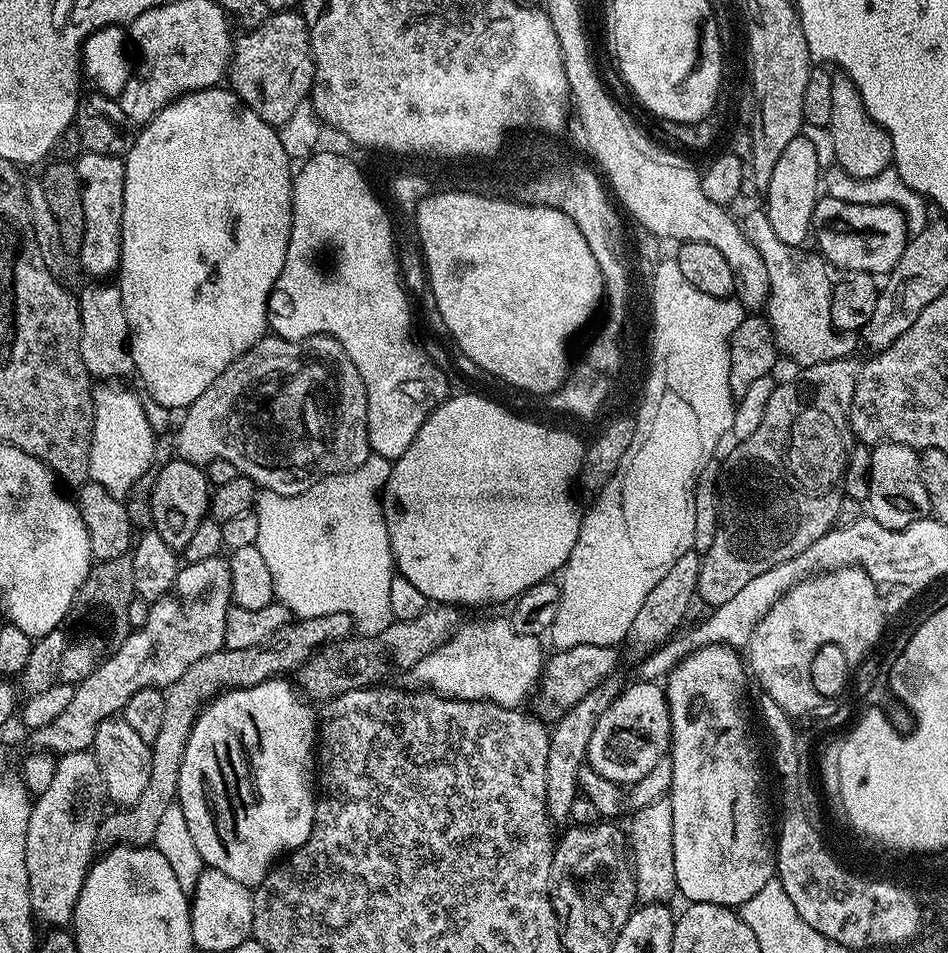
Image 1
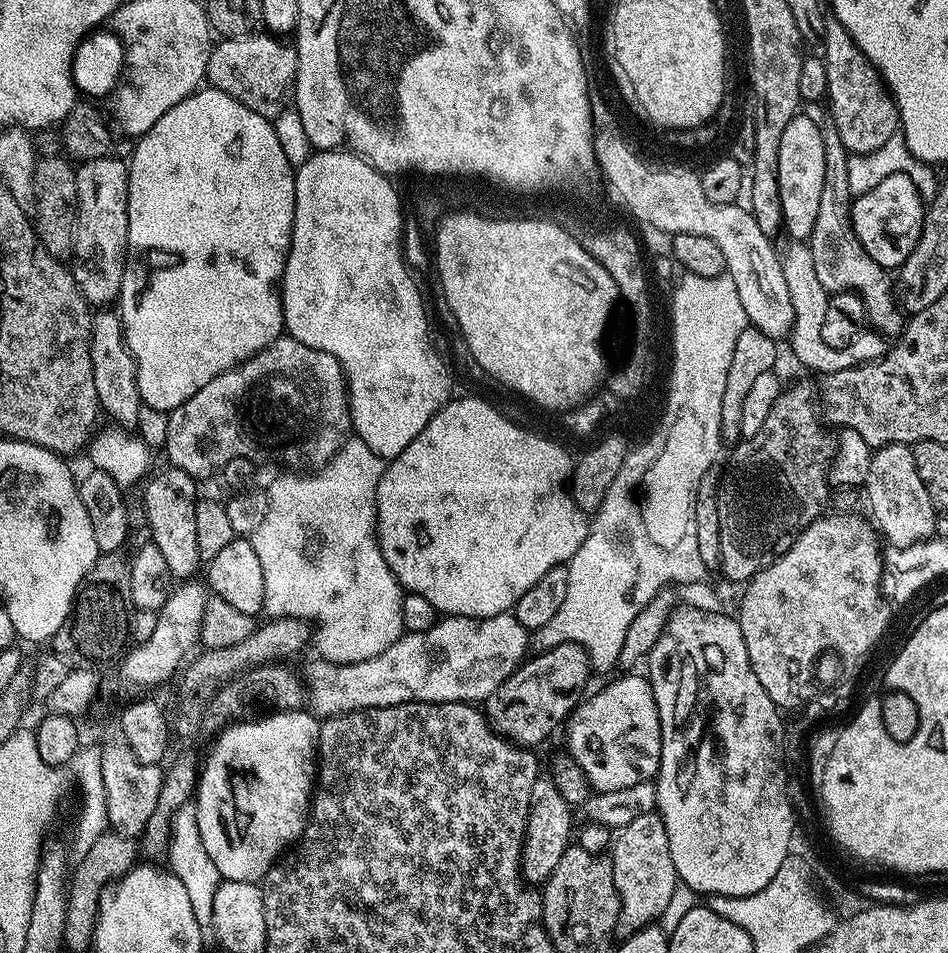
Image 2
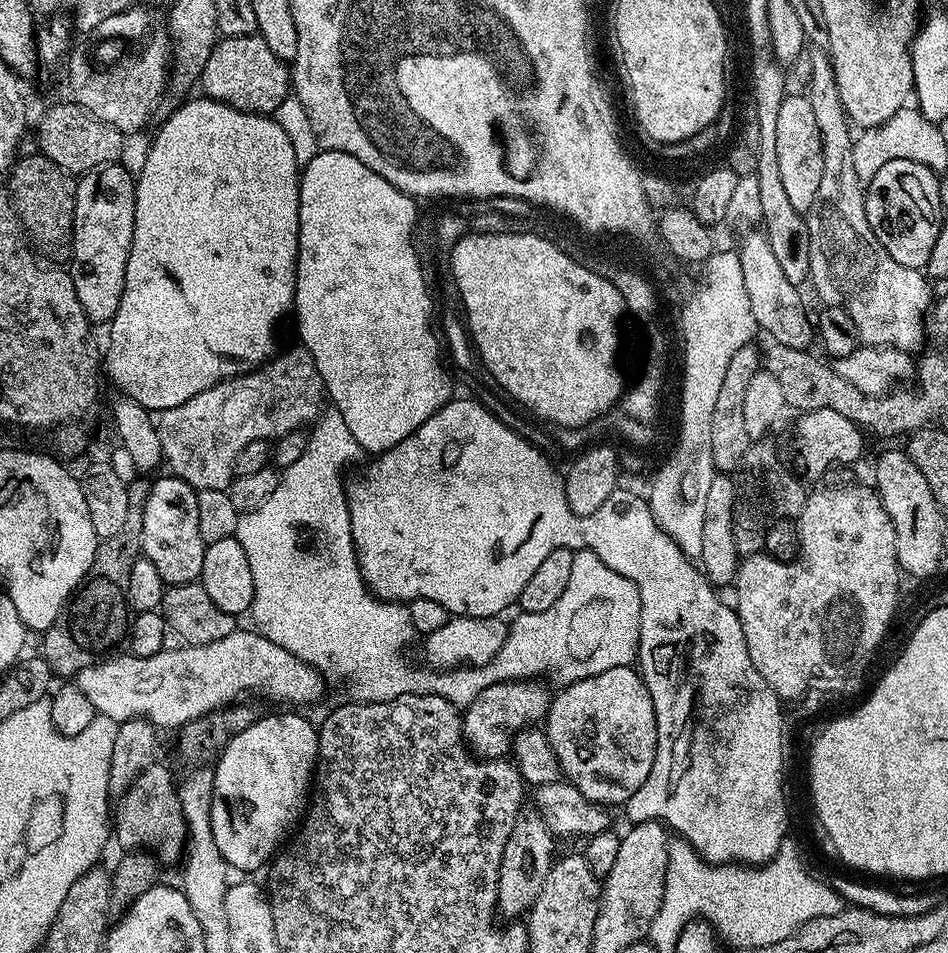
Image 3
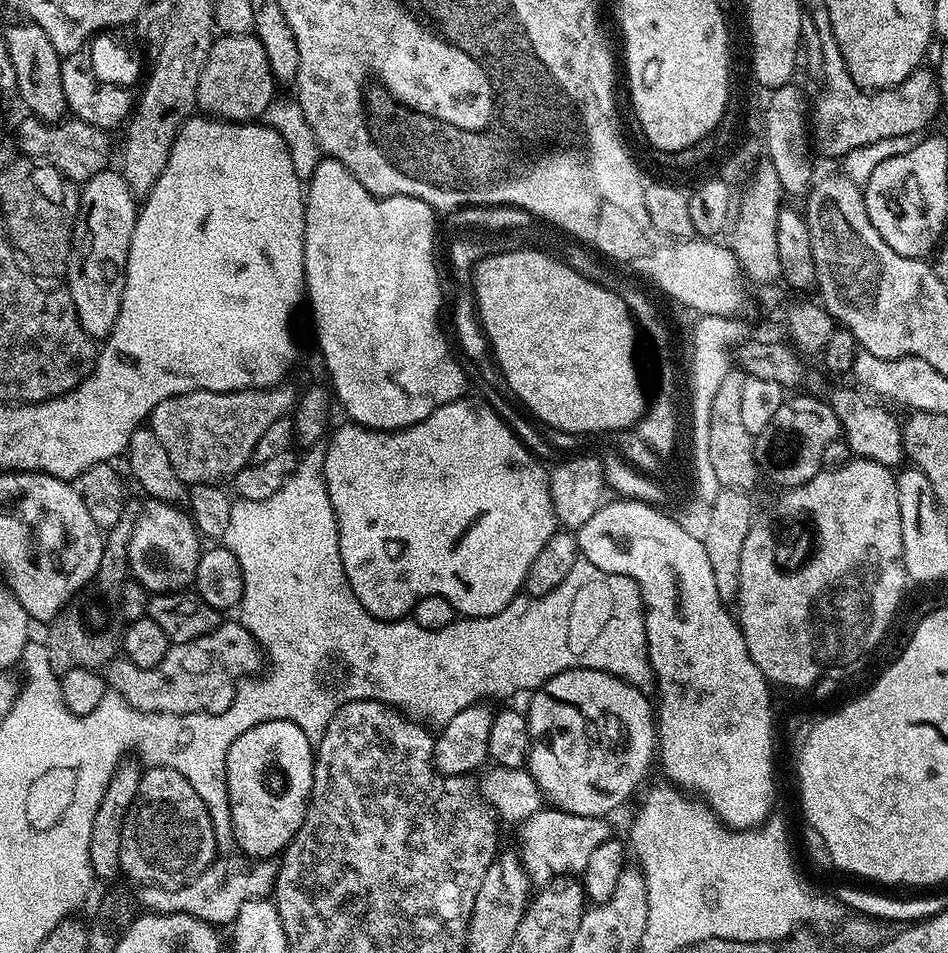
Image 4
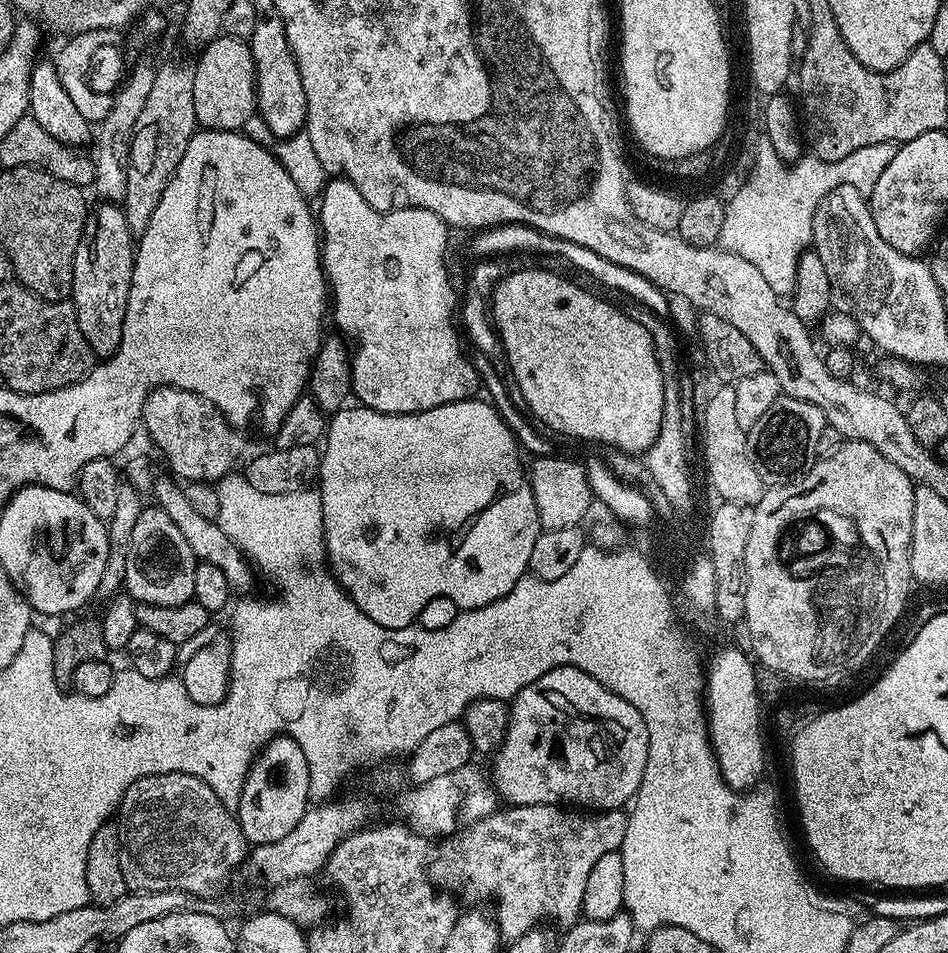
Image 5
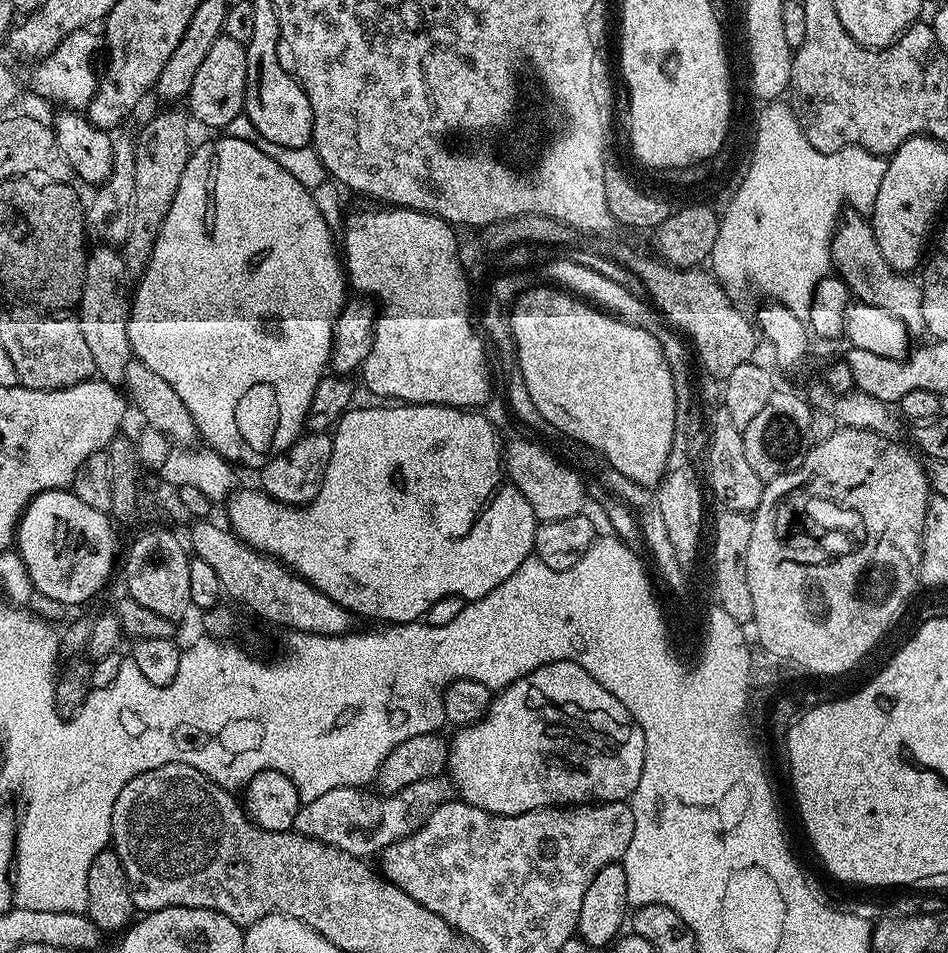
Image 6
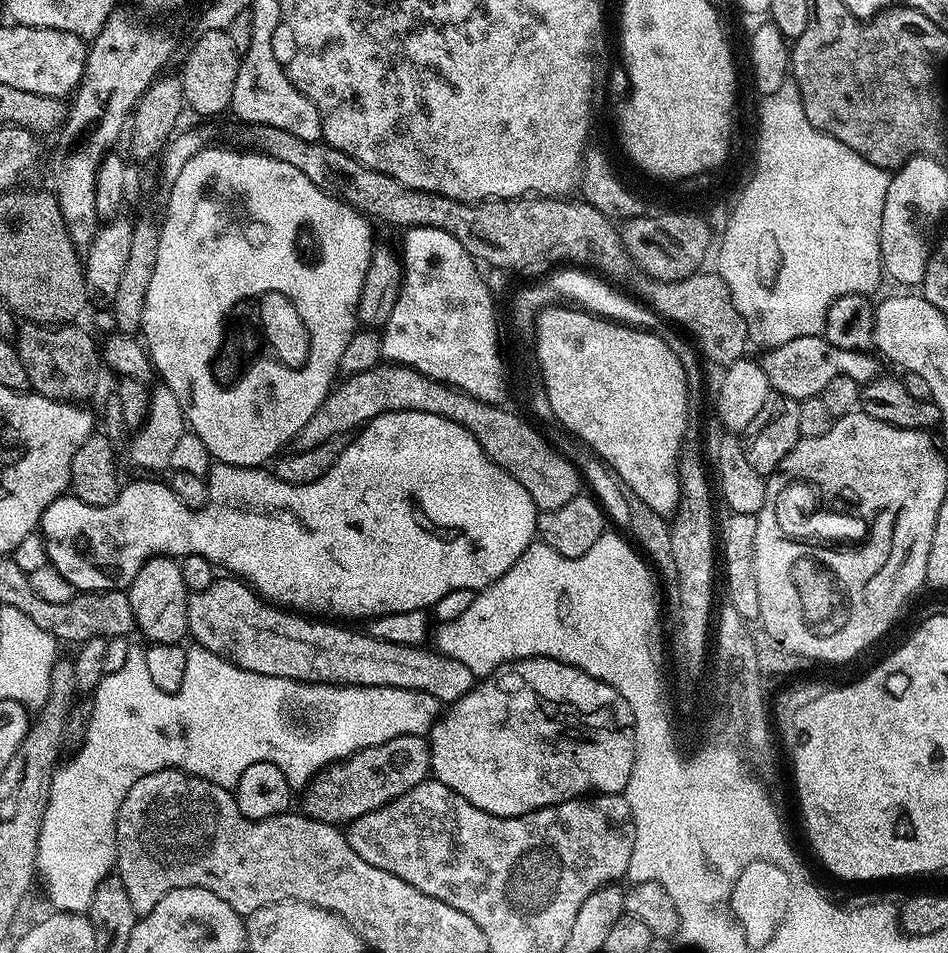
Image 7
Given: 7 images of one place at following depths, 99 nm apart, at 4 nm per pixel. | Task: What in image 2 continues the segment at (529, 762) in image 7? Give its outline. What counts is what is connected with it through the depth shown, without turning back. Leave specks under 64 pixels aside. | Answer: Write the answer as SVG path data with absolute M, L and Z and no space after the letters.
M620 674L592 697L581 699L566 721L567 755L582 766L589 785L597 793L625 789L651 781L660 768L662 730L654 690L647 675Z

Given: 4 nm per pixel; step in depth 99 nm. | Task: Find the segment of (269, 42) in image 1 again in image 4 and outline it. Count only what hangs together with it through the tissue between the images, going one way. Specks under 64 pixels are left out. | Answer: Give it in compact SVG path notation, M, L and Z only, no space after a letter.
M221 35L213 39L206 66L202 66L196 91L196 108L218 120L256 122L274 103L275 96L272 95L276 88L278 82L270 70L270 62L266 62L266 50L262 50L262 42L256 35Z

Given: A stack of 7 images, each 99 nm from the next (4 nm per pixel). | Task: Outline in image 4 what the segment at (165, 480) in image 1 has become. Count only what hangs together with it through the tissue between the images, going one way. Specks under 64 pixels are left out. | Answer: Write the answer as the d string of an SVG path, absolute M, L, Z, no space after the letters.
M149 499L147 503L141 507L138 522L134 522L134 530L130 534L128 571L131 579L138 581L149 594L183 592L191 589L202 551L202 537L196 530L196 524L192 521L191 515L179 503L168 503L165 500L156 499Z

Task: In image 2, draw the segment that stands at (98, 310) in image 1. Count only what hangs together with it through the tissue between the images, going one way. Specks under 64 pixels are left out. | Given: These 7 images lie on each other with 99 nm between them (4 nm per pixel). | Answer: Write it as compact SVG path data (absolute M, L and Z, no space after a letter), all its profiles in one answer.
M100 310L93 315L92 333L90 334L90 362L94 365L94 390L98 390L101 413L105 417L108 415L112 419L109 421L115 422L119 427L135 429L135 424L140 420L142 401L136 381L136 359L132 357L128 345L124 342L124 327L120 324L119 311Z

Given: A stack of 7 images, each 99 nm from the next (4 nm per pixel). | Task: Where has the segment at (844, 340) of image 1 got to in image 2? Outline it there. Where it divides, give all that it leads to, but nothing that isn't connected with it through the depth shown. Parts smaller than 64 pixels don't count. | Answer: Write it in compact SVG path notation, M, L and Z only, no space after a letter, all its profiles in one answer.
M788 242L784 252L782 248L782 274L786 274L786 287L790 290L790 302L794 304L794 322L790 333L792 352L796 360L804 368L809 368L815 374L827 374L853 368L859 364L868 364L871 360L880 360L887 354L889 341L875 330L861 332L850 346L835 348L826 346L826 338L822 338L822 314L826 314L829 292L818 282L818 273L814 270L814 258L807 243Z

